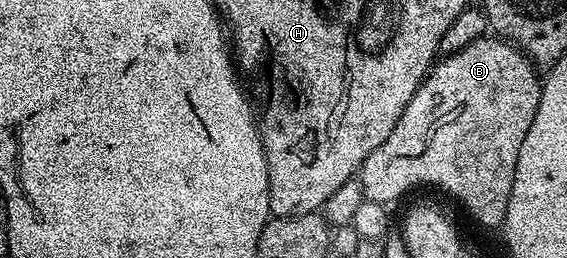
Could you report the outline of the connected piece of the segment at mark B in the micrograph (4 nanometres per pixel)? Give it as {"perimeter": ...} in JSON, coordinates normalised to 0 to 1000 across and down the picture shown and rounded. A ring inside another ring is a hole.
{"perimeter":[[[877,136],[843,143],[836,163],[825,167],[815,194],[788,205],[778,229],[767,233],[758,260],[758,279],[744,310],[744,333],[737,341],[734,368],[727,368],[720,415],[713,415],[713,446],[705,446],[698,492],[691,492],[691,523],[684,523],[684,539],[677,539],[677,554],[670,554],[670,570],[663,570],[663,585],[656,585],[642,616],[635,659],[640,752],[656,779],[675,787],[698,779],[702,787],[711,775],[720,725],[732,736],[739,725],[771,725],[781,752],[792,756],[795,748],[817,795],[817,814],[822,826],[838,829],[847,864],[854,853],[864,853],[868,864],[878,841],[887,841],[896,802],[896,771],[903,756],[903,694],[910,678],[910,616],[917,616],[917,566],[924,558],[924,523],[931,523],[931,492],[938,492],[938,461],[945,461],[945,415],[952,415],[956,314],[952,310],[952,283],[949,298],[947,279],[951,283],[951,271],[942,240],[921,194],[901,174],[896,159],[887,159]]]}

